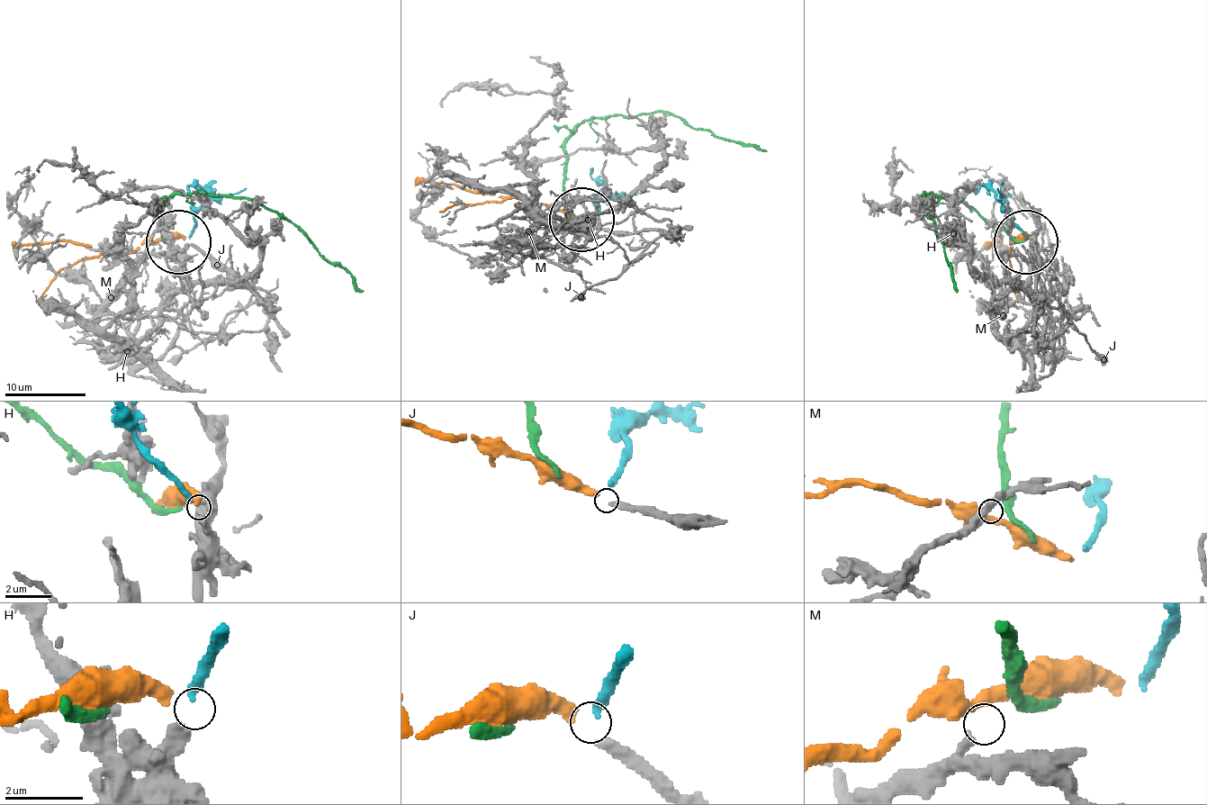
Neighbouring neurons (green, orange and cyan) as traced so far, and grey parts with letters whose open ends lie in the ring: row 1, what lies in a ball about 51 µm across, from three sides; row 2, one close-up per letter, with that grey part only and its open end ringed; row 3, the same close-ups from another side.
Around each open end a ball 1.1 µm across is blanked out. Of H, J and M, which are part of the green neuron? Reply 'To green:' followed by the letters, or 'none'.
To green: none

